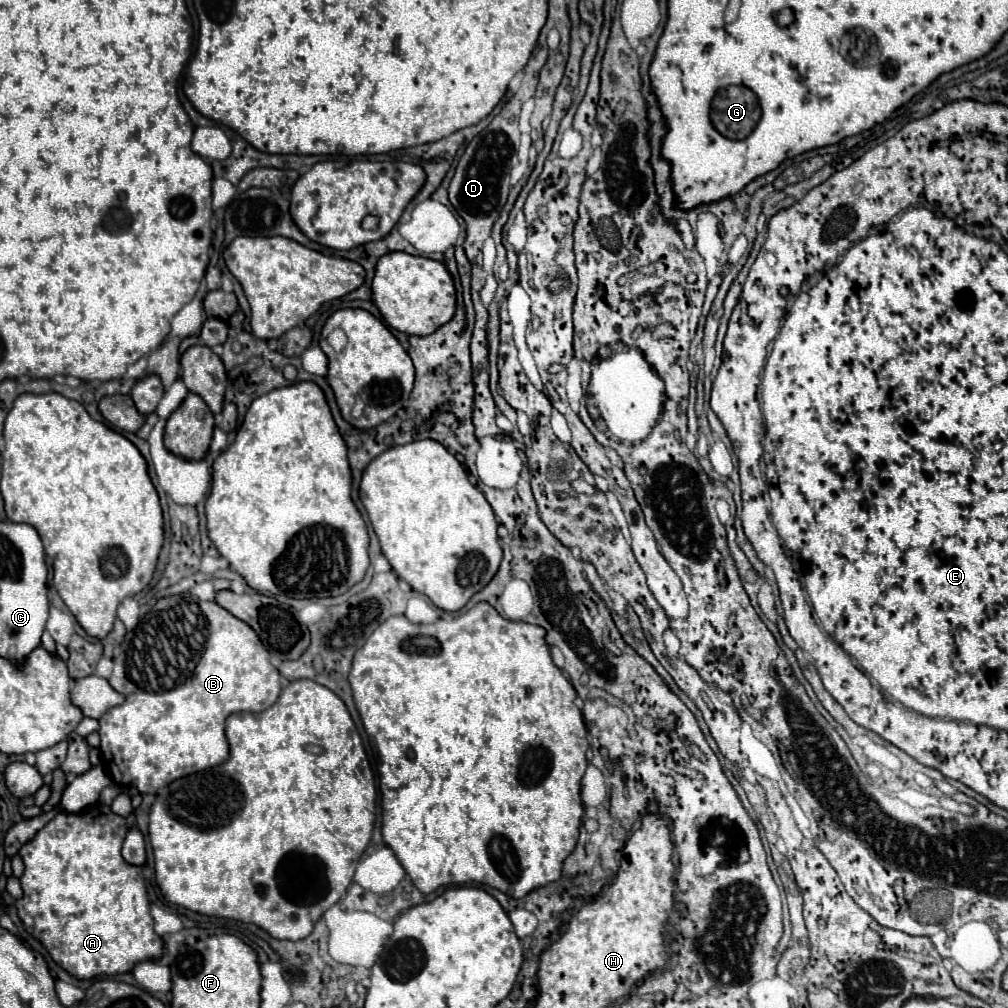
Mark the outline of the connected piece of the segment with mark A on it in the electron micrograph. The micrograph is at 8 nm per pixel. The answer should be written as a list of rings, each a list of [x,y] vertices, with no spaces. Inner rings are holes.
[[[96,803],[74,815],[60,811],[18,851],[26,867],[20,879],[24,895],[16,901],[18,917],[22,919],[26,931],[48,949],[54,963],[76,979],[126,973],[134,967],[134,963],[162,957],[164,943],[152,929],[154,921],[148,909],[142,867],[130,867],[120,855],[124,837],[124,817],[116,815],[108,805]]]

